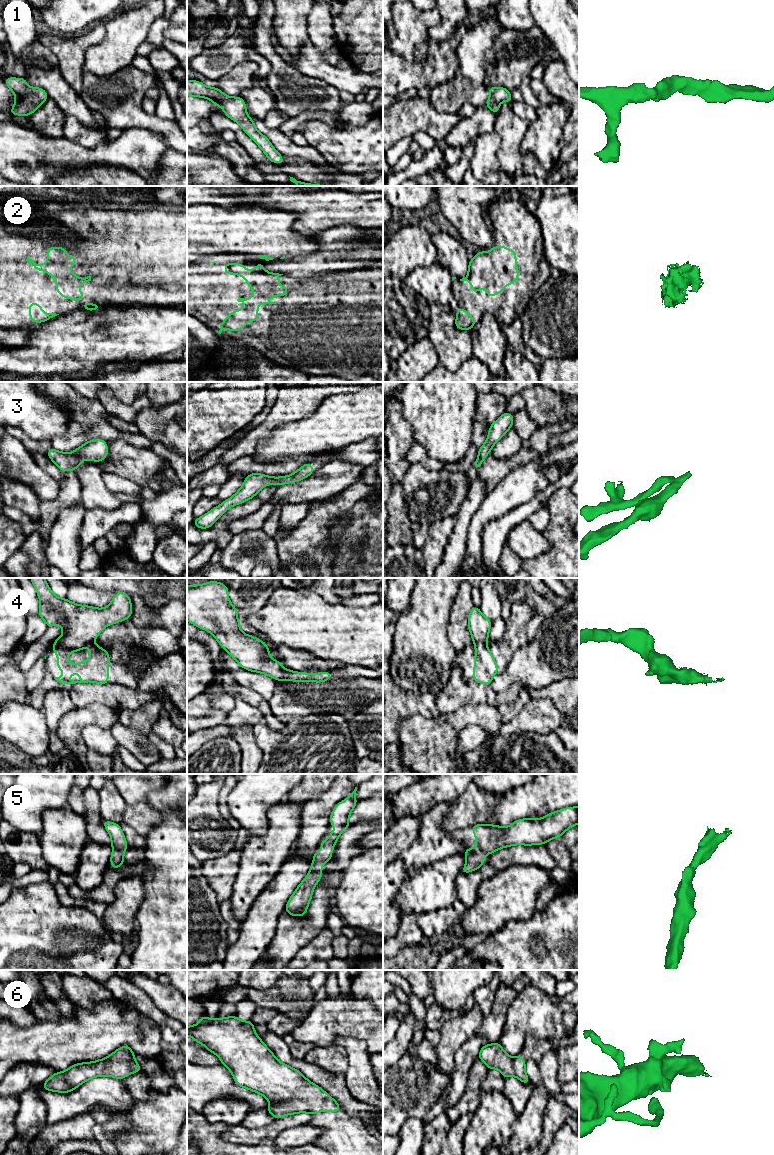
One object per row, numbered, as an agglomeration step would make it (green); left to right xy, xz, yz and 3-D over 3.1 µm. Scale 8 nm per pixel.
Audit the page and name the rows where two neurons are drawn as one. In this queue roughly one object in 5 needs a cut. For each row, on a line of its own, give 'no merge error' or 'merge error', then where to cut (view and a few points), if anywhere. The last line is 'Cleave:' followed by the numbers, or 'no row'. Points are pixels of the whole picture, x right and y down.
1: no merge error; no cut
2: no merge error; no cut
3: no merge error; no cut
4: merge error; cut in xy along (92, 641), (78, 648), (54, 647)
5: no merge error; no cut
6: no merge error; no cut
Cleave: 4

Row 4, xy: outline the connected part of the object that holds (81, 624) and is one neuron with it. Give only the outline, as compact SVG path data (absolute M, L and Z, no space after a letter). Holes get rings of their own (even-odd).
M45 578L30 580L40 600L38 615L47 627L59 625L63 628L53 647L83 648L92 643L105 627L132 616L131 599L125 592L117 592L106 608L95 608L57 597Z

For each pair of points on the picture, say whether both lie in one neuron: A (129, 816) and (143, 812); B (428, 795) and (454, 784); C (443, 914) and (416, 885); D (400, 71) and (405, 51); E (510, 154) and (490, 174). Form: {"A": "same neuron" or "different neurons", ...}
{"A": "same neuron", "B": "same neuron", "C": "different neurons", "D": "different neurons", "E": "different neurons"}

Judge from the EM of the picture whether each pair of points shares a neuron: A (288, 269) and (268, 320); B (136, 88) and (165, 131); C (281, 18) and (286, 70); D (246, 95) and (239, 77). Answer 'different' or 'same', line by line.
A: different
B: same
C: different
D: different

